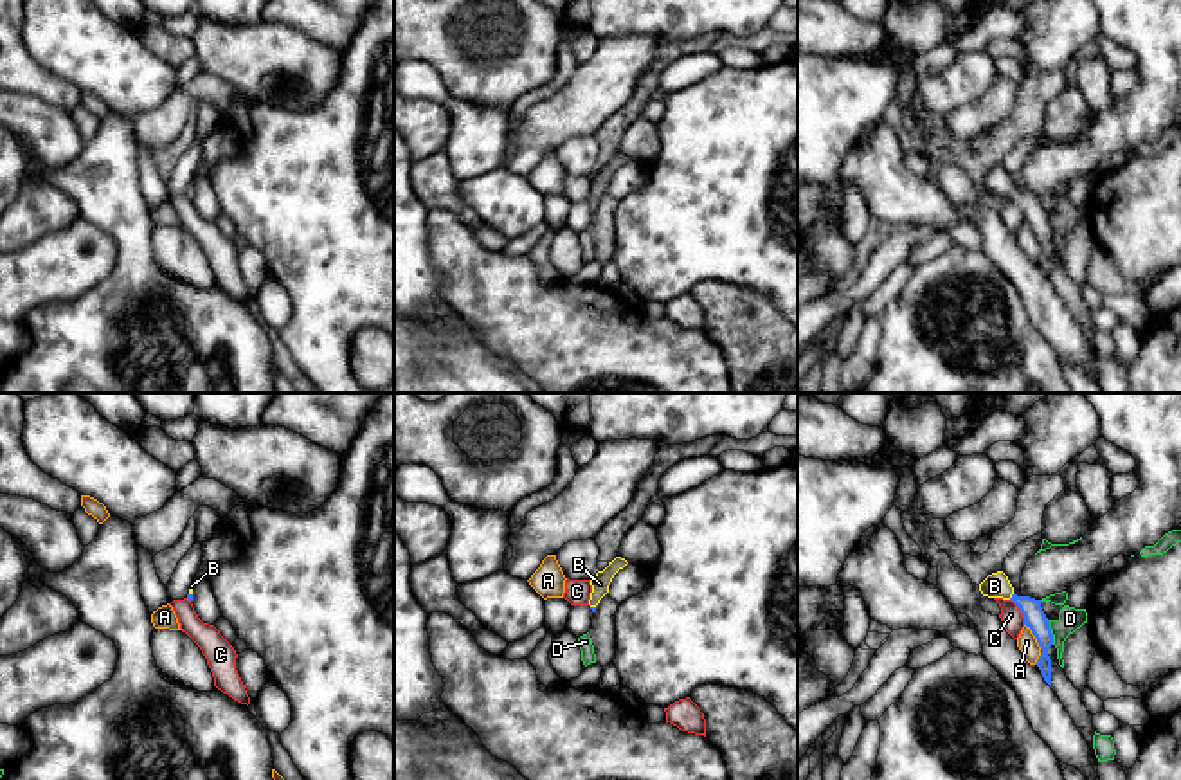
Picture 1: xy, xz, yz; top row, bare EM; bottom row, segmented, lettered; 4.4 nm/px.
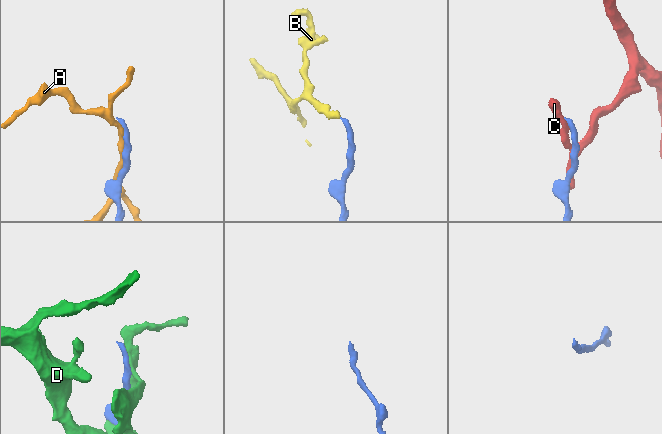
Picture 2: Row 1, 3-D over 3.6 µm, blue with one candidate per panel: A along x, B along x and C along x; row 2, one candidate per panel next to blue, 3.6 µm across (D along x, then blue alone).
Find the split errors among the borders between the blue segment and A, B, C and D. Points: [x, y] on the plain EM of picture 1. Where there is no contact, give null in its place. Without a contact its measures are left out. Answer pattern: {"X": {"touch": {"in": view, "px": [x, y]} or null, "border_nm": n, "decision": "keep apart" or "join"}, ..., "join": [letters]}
{"A": {"touch": {"in": "yz", "px": [1034, 231]}, "border_nm": 140, "decision": "keep apart"}, "B": {"touch": {"in": "yz", "px": [1012, 193]}, "border_nm": 40, "decision": "join"}, "C": {"touch": {"in": "yz", "px": [1019, 206]}, "border_nm": 140, "decision": "keep apart"}, "D": {"touch": {"in": "yz", "px": [1050, 229]}, "border_nm": 120, "decision": "keep apart"}, "join": ["B"]}

